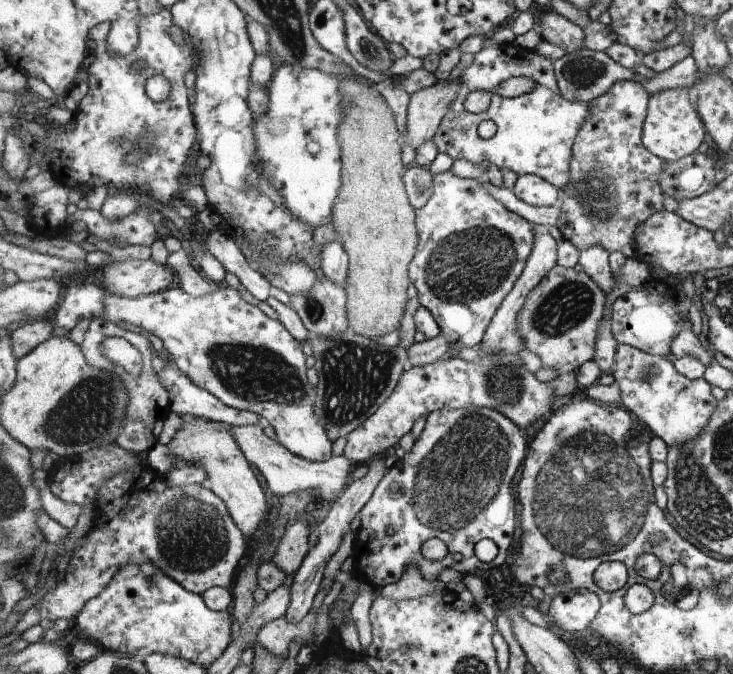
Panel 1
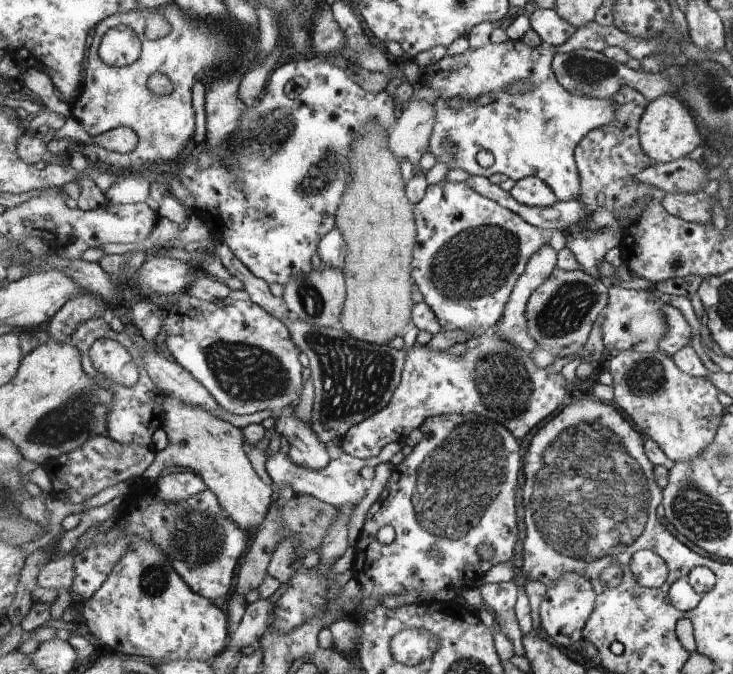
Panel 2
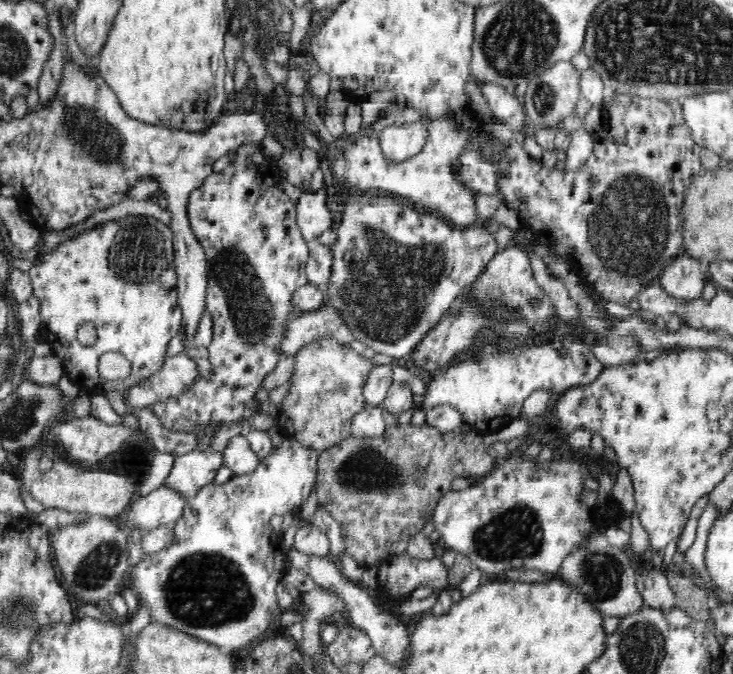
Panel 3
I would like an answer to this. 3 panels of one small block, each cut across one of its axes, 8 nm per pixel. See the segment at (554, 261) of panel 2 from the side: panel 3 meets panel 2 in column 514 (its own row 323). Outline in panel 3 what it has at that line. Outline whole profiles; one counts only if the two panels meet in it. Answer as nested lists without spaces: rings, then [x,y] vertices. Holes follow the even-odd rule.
[[[328,304],[318,311],[301,312],[289,325],[289,332],[282,342],[282,354],[295,356],[306,344],[318,340],[335,340],[339,345],[349,345],[353,334],[342,324],[342,317]]]

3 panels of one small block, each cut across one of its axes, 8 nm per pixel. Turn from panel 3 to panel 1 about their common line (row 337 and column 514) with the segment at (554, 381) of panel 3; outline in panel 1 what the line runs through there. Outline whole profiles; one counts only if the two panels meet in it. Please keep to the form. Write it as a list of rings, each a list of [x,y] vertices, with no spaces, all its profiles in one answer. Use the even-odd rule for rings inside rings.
[[[588,396],[579,402],[559,407],[540,428],[529,445],[527,458],[521,468],[522,476],[517,484],[518,500],[522,506],[521,530],[523,531],[520,555],[511,566],[517,582],[523,586],[538,586],[544,591],[547,600],[555,598],[558,594],[571,594],[574,590],[589,590],[589,588],[571,588],[569,574],[566,574],[566,581],[562,585],[555,586],[555,582],[551,582],[551,572],[557,566],[563,566],[565,560],[565,552],[561,552],[559,548],[557,524],[563,524],[563,530],[575,530],[575,540],[579,542],[575,544],[575,548],[585,548],[585,550],[593,550],[595,546],[617,548],[621,540],[625,540],[627,536],[635,538],[641,532],[653,496],[651,494],[653,488],[647,486],[645,476],[652,476],[651,466],[654,462],[649,452],[652,435],[645,434],[645,428],[638,430],[639,442],[635,444],[629,438],[629,434],[635,430],[633,424],[635,424],[633,416],[625,408],[619,408],[619,405],[597,404],[596,400]],[[613,524],[617,524],[615,528],[619,528],[619,534],[615,534],[615,538],[609,538],[607,530],[611,530]]]

